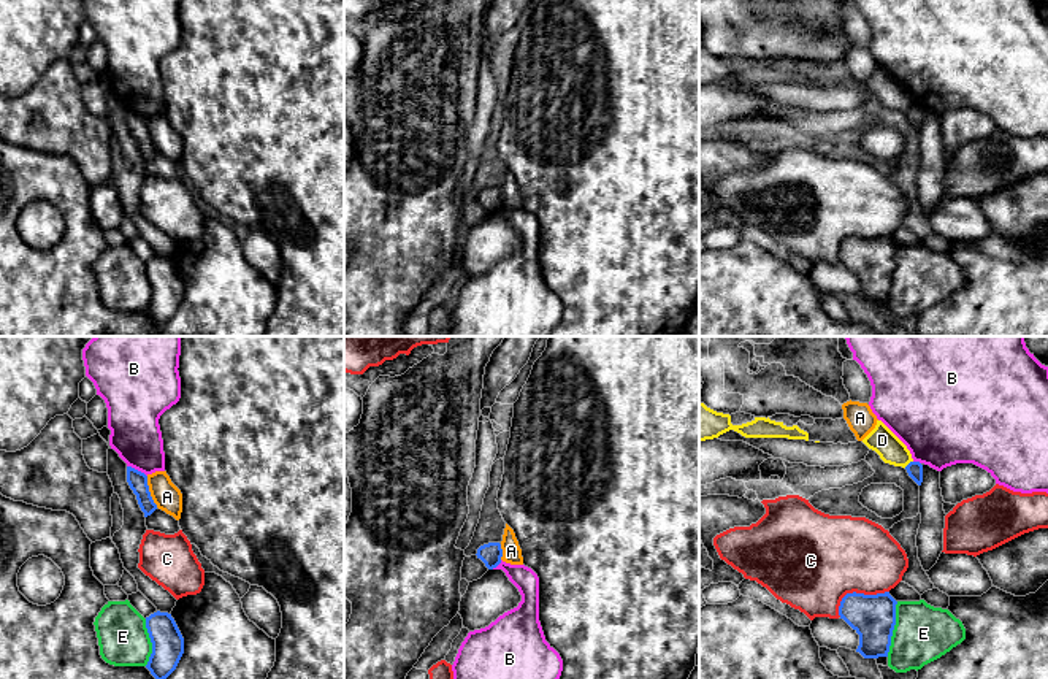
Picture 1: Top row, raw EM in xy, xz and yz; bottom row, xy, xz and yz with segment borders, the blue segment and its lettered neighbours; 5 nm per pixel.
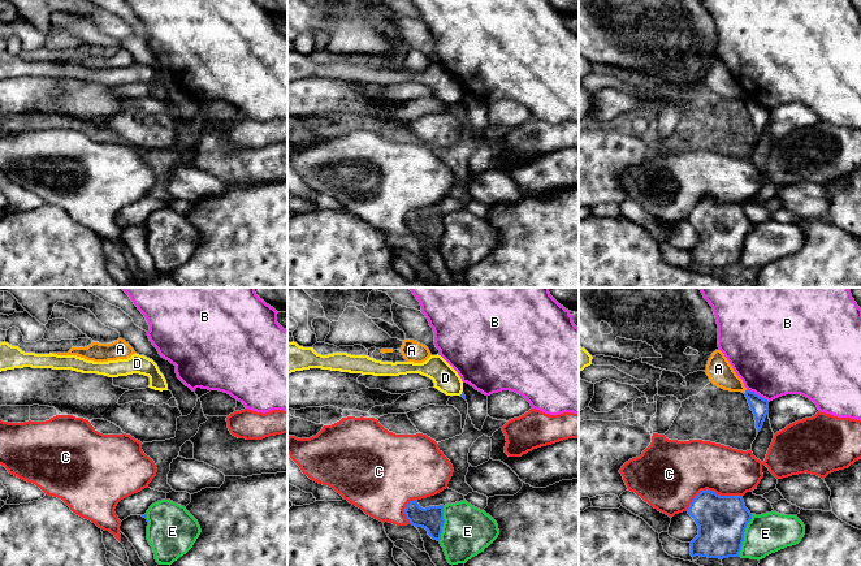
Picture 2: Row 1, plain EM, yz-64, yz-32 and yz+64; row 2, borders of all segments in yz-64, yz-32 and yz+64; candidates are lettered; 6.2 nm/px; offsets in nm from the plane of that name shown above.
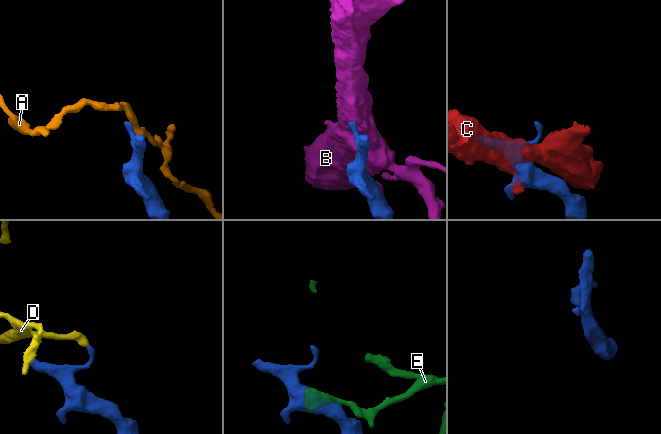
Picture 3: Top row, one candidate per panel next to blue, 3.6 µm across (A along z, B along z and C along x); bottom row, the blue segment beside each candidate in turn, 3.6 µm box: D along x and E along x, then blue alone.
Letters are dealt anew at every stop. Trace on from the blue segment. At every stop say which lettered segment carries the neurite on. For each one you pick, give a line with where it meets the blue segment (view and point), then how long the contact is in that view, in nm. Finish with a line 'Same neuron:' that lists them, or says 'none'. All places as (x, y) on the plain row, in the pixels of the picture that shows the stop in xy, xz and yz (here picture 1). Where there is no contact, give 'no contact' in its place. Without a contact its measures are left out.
Same neuron: none

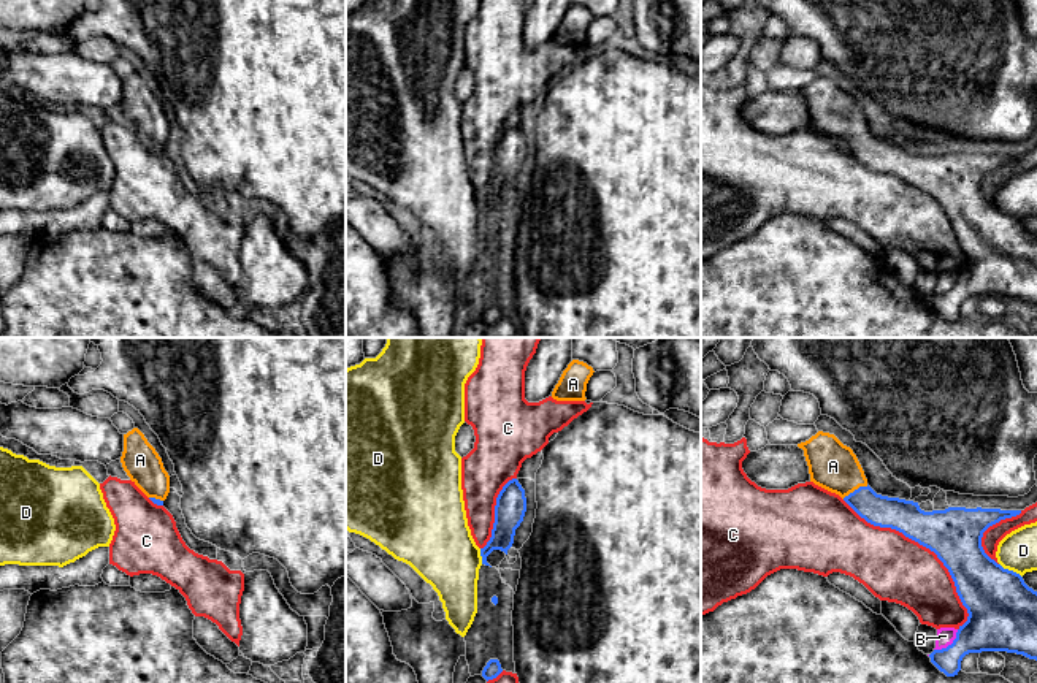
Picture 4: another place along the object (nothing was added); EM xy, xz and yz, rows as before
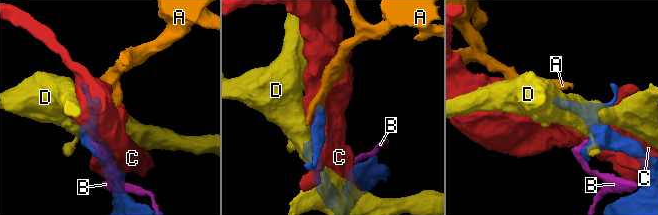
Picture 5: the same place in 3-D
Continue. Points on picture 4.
A: meets blue in yz at (855, 135); contact 150 nm long
Same neuron: A

